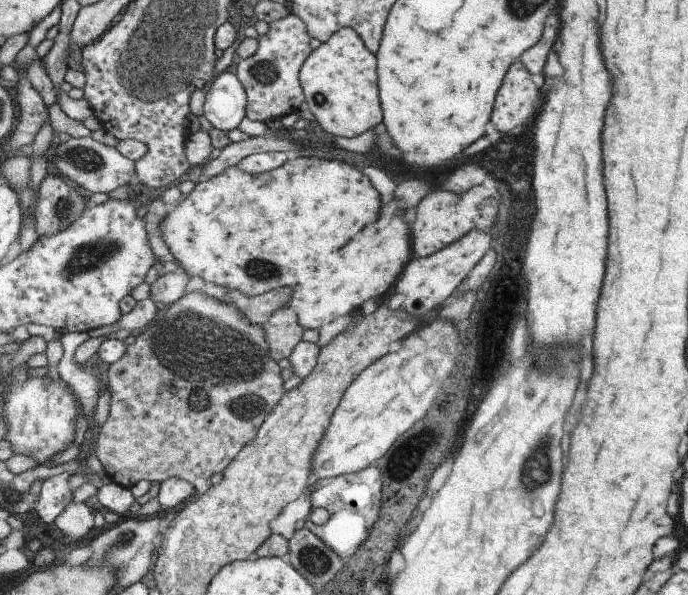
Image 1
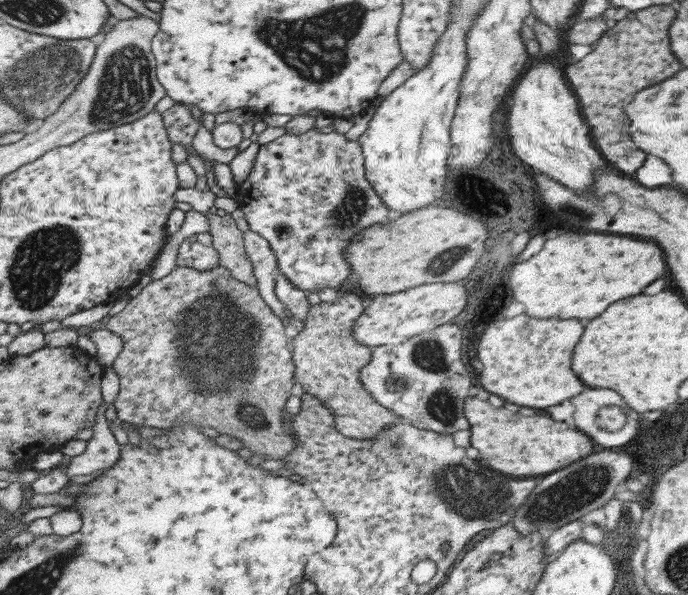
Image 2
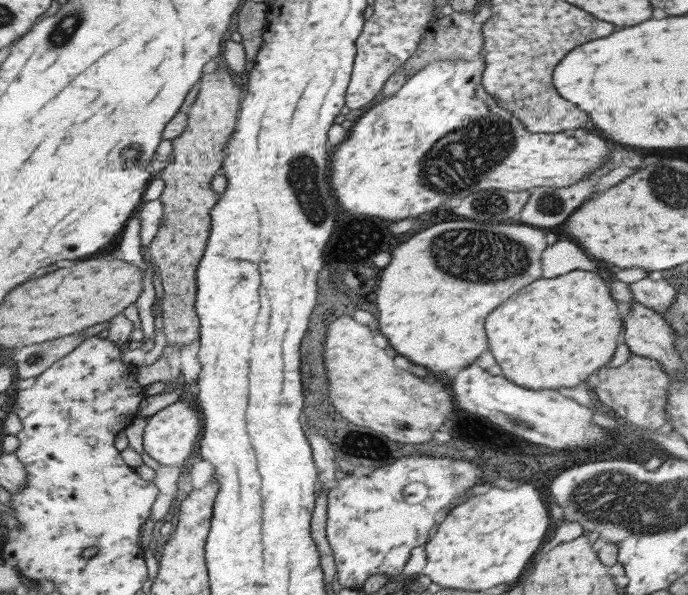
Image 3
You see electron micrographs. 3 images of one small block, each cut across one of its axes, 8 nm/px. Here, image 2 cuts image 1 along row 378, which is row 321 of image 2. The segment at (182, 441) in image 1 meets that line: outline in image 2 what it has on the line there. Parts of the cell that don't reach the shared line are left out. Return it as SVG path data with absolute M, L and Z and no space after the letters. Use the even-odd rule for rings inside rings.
M177 266L169 276L161 278L161 280L155 280L153 284L149 284L147 288L141 290L141 294L137 298L131 298L129 306L113 316L109 322L107 322L107 330L113 330L115 334L119 334L123 340L125 340L125 346L123 346L123 352L119 354L119 358L115 360L115 372L119 374L119 380L121 380L121 392L119 392L119 398L117 402L113 402L113 408L115 408L115 414L117 414L117 420L123 424L123 422L129 422L133 426L147 426L147 428L177 428L179 422L181 424L189 424L189 426L197 426L197 428L215 428L221 436L225 434L231 434L231 436L237 436L239 442L243 444L243 448L247 448L249 452L253 452L255 456L263 456L269 460L285 460L287 456L291 456L299 444L297 444L297 436L293 432L287 430L287 424L285 424L285 416L283 416L283 410L285 410L285 404L289 402L291 398L291 390L293 386L293 372L295 372L295 356L293 356L293 350L291 350L291 342L285 334L285 322L283 318L275 312L273 306L267 304L267 300L263 298L261 290L257 286L251 286L247 282L241 282L233 276L233 272L225 266L219 266L219 268L213 268L213 270L207 270L207 272L201 272L197 268L185 268L185 266Z

